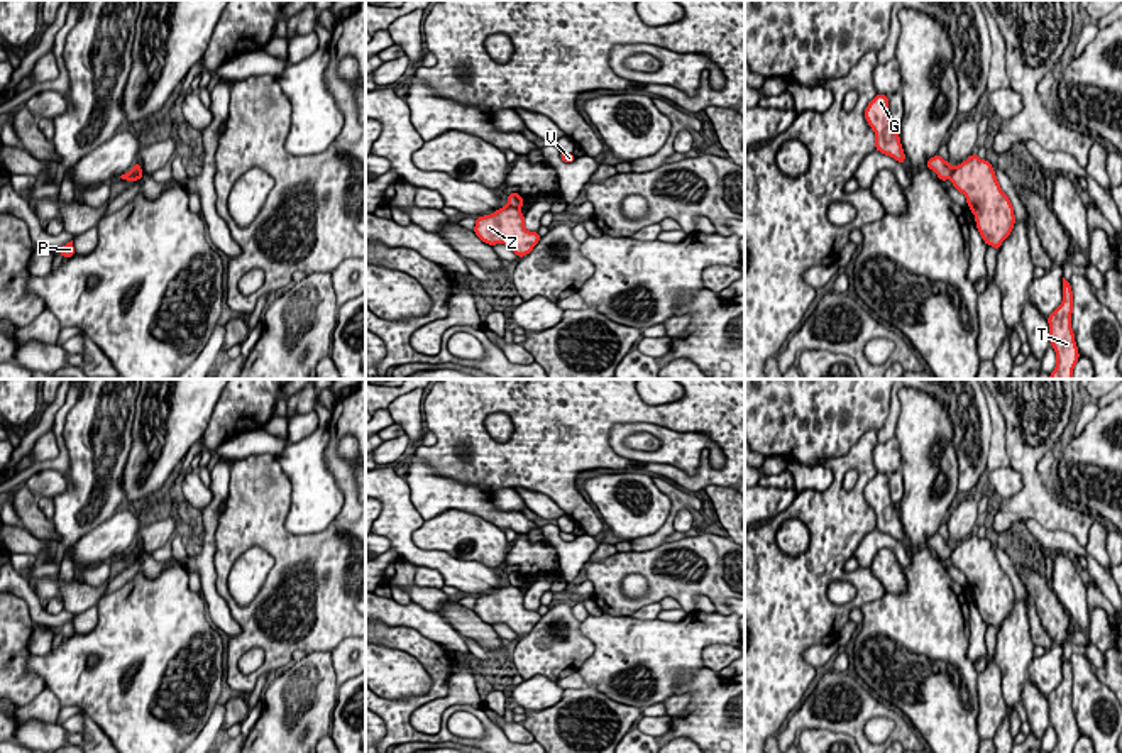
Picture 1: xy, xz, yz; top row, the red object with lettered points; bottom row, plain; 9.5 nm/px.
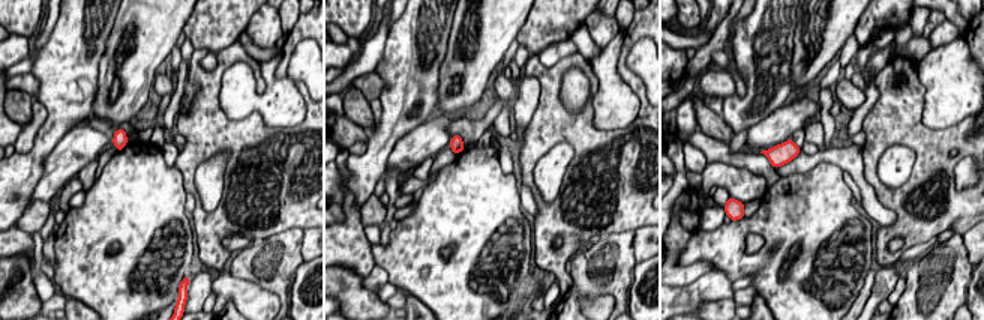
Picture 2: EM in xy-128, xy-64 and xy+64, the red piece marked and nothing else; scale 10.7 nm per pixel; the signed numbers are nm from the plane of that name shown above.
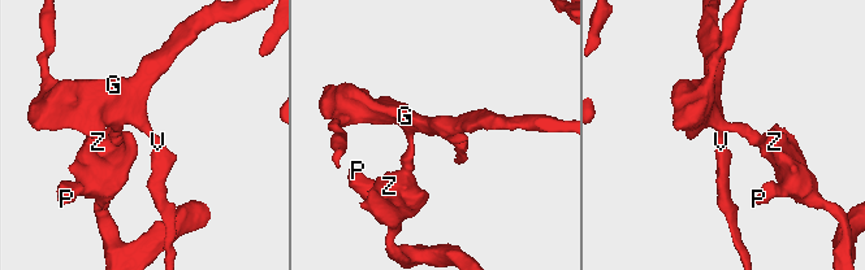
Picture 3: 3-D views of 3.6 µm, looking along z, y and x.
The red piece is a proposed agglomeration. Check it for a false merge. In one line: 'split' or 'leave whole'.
split

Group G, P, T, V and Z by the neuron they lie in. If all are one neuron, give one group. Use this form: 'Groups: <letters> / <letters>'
Groups: G V / P T Z

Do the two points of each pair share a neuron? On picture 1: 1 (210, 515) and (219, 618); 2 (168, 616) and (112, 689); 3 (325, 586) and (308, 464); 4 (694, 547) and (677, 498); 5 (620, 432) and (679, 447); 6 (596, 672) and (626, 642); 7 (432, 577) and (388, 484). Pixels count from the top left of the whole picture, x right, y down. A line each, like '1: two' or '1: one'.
1: one
2: one
3: two
4: two
5: one
6: one
7: two

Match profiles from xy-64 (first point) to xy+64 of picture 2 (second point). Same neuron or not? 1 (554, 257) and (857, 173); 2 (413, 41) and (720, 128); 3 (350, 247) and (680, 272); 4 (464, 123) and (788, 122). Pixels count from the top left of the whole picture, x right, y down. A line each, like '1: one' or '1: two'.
1: two
2: two
3: one
4: two

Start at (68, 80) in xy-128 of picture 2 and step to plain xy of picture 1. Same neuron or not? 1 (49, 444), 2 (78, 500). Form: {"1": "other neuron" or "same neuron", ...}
{"1": "other neuron", "2": "same neuron"}

